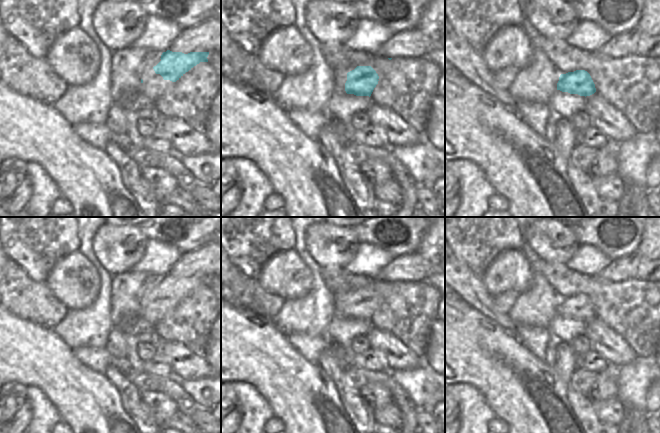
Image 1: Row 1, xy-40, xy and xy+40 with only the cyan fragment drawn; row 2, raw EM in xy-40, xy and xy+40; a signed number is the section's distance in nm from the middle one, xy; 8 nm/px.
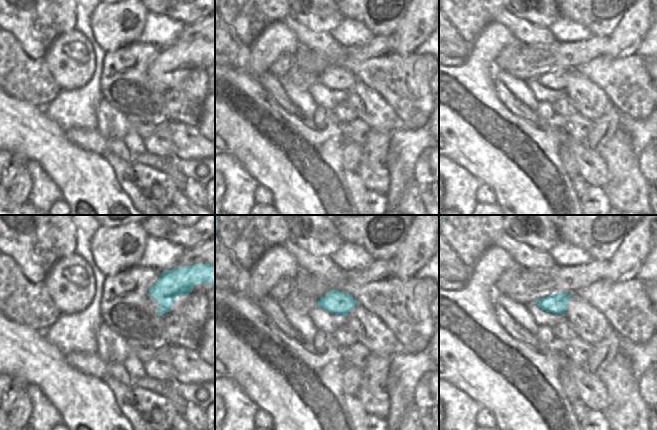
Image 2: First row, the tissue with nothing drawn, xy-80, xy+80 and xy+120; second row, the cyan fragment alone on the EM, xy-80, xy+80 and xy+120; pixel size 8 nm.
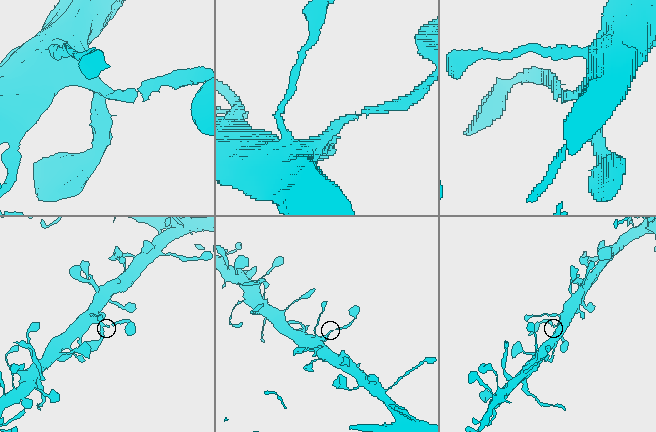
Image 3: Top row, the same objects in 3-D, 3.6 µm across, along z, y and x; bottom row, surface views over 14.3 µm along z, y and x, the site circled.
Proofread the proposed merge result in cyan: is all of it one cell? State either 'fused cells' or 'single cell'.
single cell

